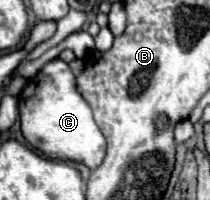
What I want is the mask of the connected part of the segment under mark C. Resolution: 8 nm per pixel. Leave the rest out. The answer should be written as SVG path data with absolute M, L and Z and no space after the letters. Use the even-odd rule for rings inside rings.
M62 60L48 62L20 92L20 122L22 134L32 148L52 160L70 160L98 168L106 154L106 140L100 128L94 124L90 104L76 88L76 76Z

